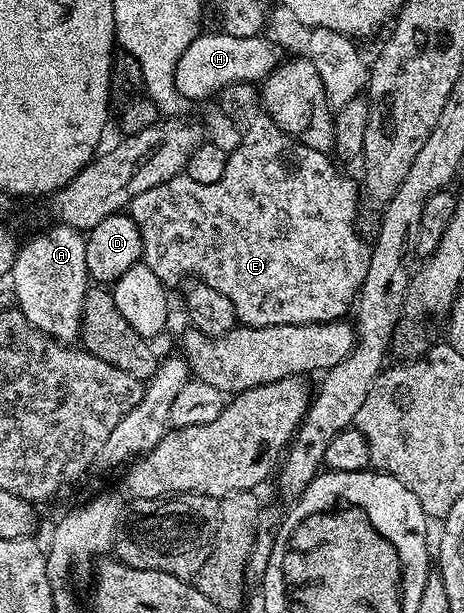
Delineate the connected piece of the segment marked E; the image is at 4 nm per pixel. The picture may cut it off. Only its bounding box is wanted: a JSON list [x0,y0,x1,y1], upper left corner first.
[128,82,371,328]

